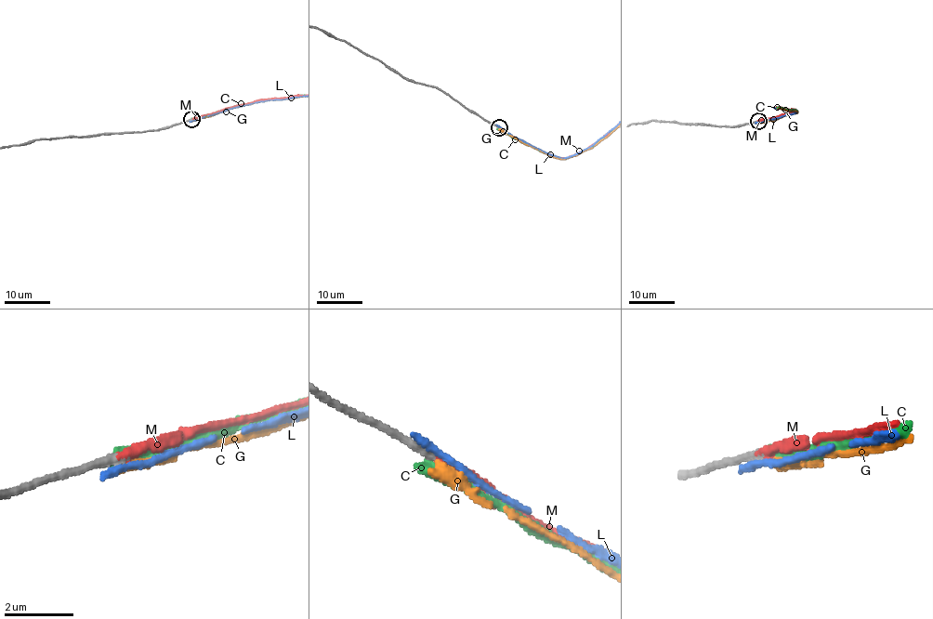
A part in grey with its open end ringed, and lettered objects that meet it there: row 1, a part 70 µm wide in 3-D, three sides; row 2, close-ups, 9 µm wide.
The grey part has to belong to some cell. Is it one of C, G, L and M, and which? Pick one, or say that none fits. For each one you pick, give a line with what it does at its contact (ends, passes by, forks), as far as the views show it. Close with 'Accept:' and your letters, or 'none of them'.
M: it ends there
Accept: M

